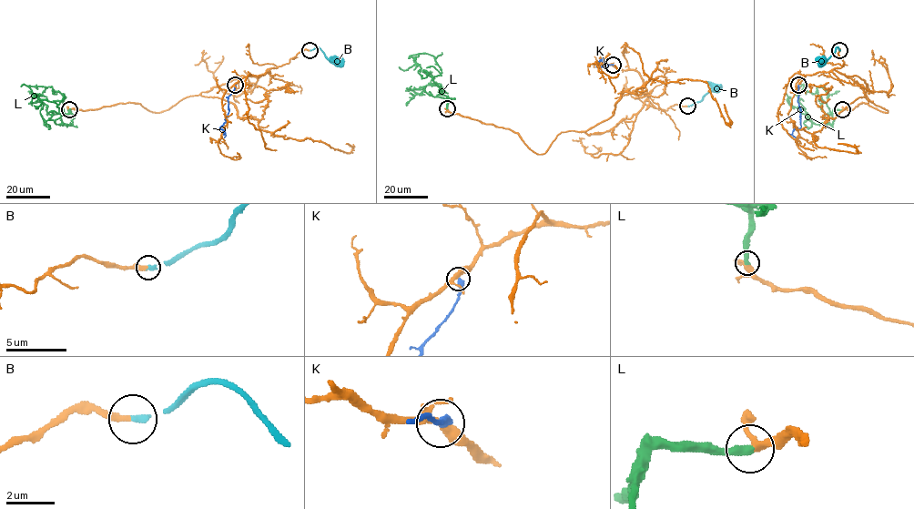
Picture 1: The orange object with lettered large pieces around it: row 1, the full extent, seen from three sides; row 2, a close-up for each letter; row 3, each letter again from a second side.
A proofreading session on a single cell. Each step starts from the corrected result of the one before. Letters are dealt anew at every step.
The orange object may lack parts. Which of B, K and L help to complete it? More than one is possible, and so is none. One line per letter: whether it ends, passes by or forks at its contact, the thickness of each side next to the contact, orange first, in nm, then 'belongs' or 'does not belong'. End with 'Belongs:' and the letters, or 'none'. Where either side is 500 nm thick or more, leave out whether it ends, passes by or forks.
B: it ends; calibres 280 and 280 nm; belongs
K: it ends; calibres 280 and 380 nm; does not belong
L: it ends; calibres 260 and 360 nm; belongs
Belongs: B, L

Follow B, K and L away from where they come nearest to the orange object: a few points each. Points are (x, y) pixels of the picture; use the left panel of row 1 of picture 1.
B: (309, 50), (319, 46), (329, 59)
K: (235, 85), (228, 99), (226, 121), (219, 127), (224, 131), (224, 137)
L: (69, 110), (71, 125), (47, 120), (48, 127), (38, 97), (21, 86)

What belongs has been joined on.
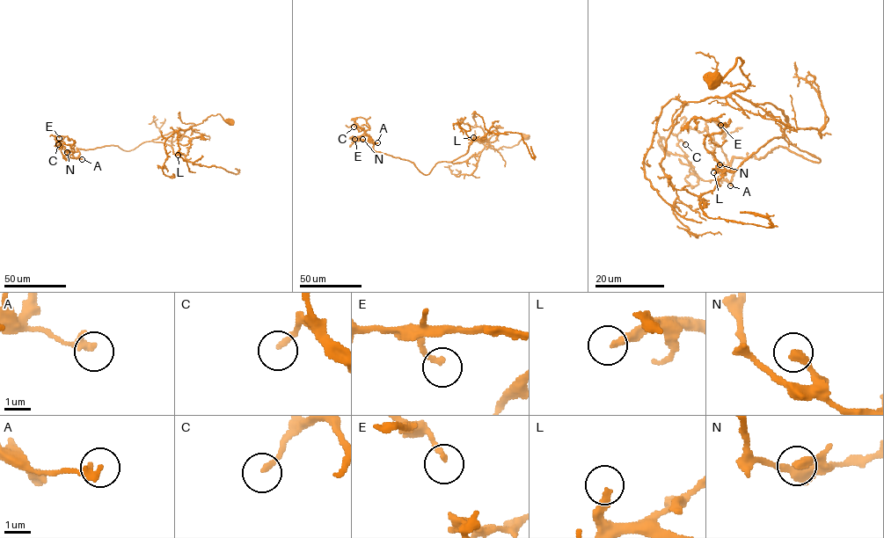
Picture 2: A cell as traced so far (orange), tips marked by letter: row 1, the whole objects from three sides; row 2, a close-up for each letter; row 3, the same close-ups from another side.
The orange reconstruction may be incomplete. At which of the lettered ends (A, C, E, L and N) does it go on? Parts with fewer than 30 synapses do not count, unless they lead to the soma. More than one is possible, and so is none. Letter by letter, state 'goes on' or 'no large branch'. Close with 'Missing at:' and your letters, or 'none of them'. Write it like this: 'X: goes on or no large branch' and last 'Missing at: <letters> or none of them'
A: no large branch
C: no large branch
E: no large branch
L: goes on
N: no large branch
Missing at: L

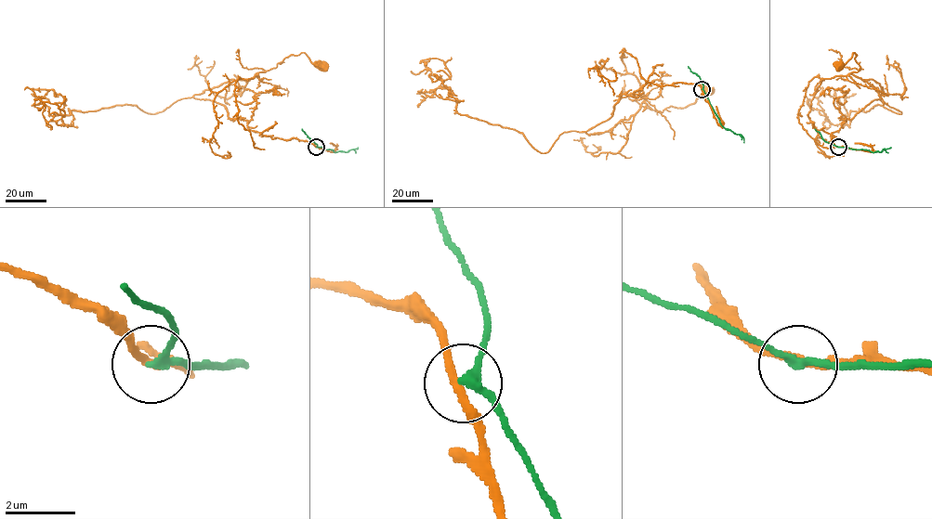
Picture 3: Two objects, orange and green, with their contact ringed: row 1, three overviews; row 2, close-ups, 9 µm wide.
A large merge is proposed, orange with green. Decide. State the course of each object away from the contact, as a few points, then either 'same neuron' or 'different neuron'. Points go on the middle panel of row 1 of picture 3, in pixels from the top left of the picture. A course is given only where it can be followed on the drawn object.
orange via (702, 89), (647, 82), (580, 132), (608, 131), (642, 102), (662, 112), (709, 90) | green via (702, 89), (720, 124), (740, 134), (744, 143) | different neuron

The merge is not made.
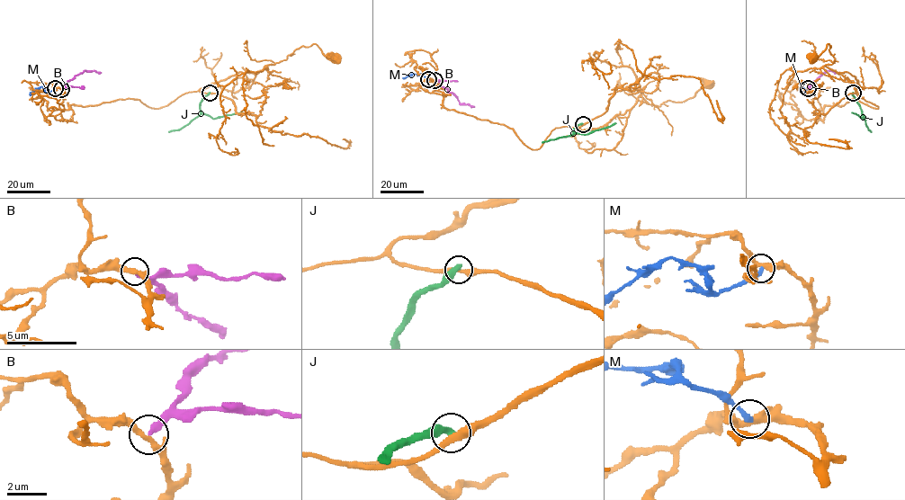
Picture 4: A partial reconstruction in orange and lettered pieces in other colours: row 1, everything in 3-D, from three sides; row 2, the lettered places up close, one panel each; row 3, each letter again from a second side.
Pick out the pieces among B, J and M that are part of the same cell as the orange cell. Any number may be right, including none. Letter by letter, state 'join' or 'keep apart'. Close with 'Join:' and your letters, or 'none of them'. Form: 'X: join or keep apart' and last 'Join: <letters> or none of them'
B: keep apart
J: keep apart
M: keep apart
Join: none of them

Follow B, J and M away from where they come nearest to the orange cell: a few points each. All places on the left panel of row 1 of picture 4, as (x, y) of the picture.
B: (61, 89), (68, 81), (85, 70), (101, 73)
J: (210, 93), (200, 103), (200, 111), (204, 114), (216, 118), (242, 112)
M: (55, 88), (49, 91), (40, 86), (29, 93)

